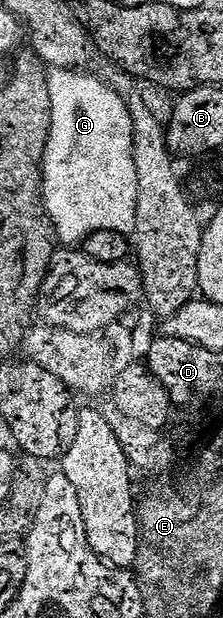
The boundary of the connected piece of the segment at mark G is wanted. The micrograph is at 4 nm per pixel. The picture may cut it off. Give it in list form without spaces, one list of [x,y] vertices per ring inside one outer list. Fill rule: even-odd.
[[[82,69],[49,72],[48,93],[52,97],[52,129],[42,162],[42,200],[54,222],[57,242],[78,245],[100,229],[134,235],[137,209],[137,169],[133,155],[133,121],[125,99],[113,86],[101,83]]]

